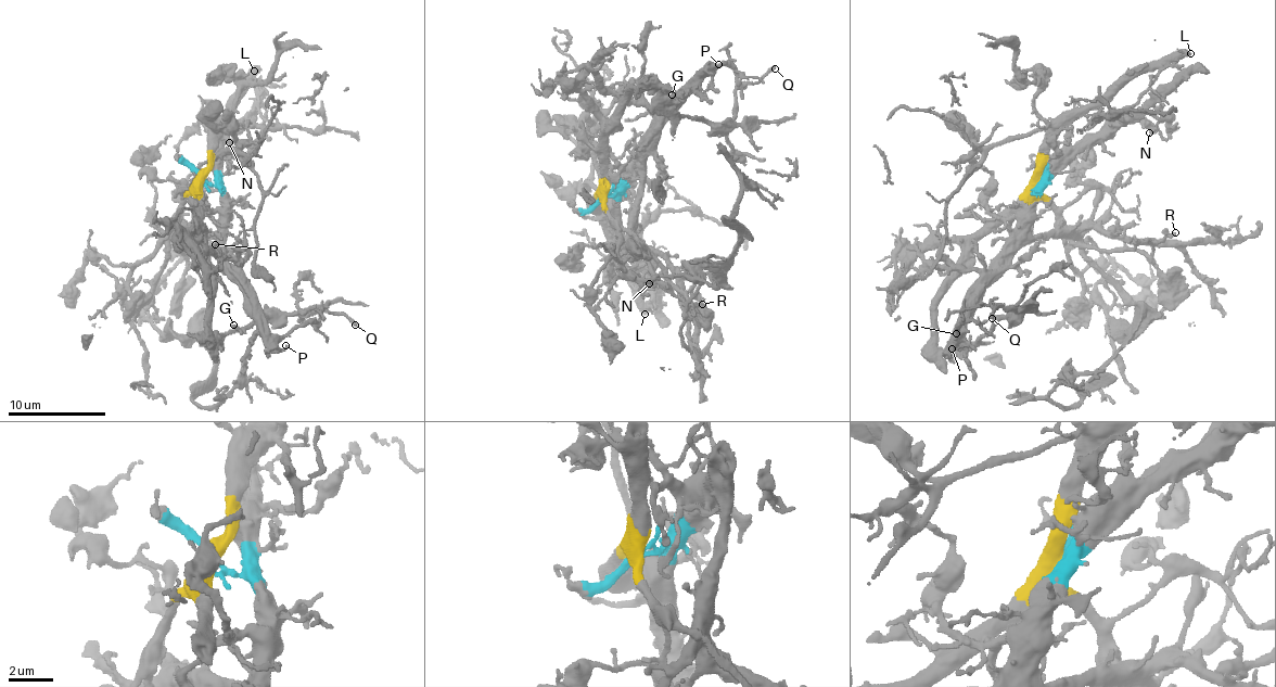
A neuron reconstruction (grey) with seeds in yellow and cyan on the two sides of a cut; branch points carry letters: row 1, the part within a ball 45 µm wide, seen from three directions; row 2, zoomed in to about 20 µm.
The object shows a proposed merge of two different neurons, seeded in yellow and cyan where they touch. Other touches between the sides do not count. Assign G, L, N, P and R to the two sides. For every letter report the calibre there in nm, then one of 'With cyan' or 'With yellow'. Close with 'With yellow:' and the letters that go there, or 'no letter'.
G: Thickness 120 nm. With cyan
L: Thickness 460 nm. With yellow
N: Thickness 170 nm. With cyan
P: Thickness 140 nm. With cyan
R: Thickness 190 nm. With yellow
With yellow: L, R

